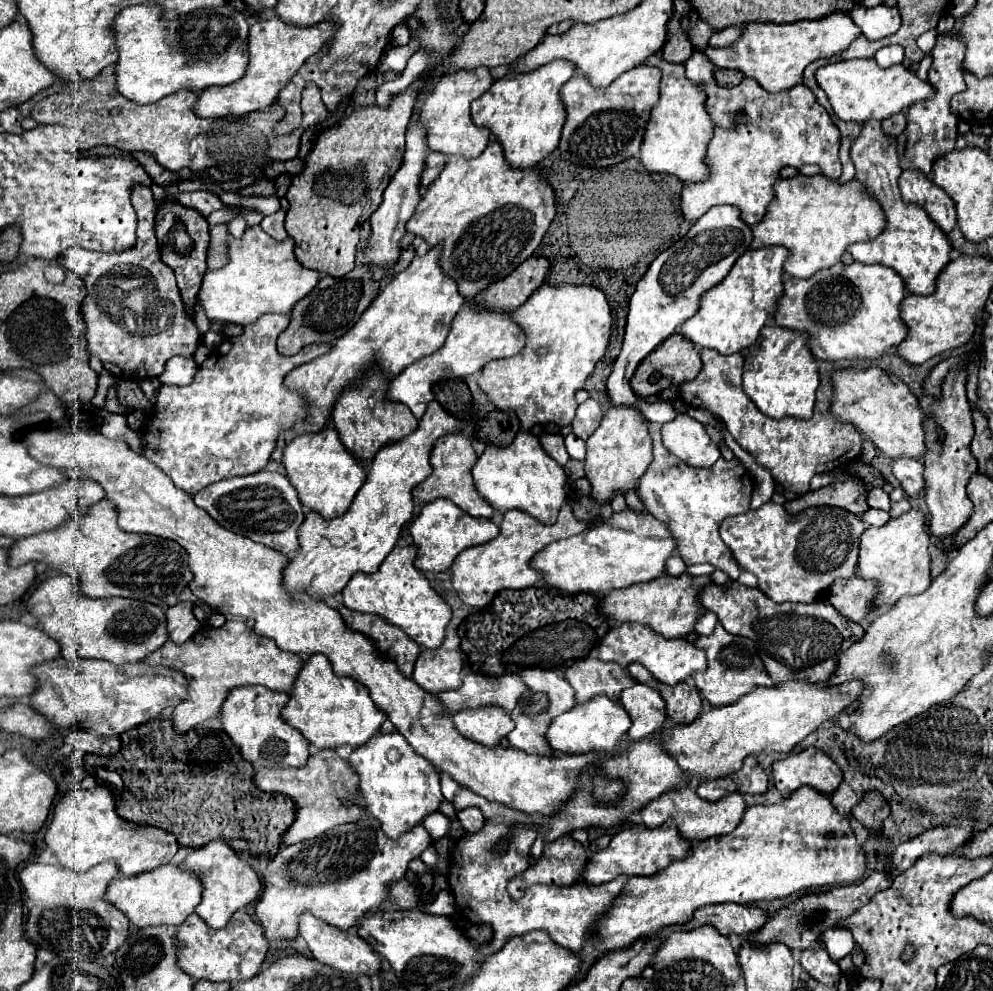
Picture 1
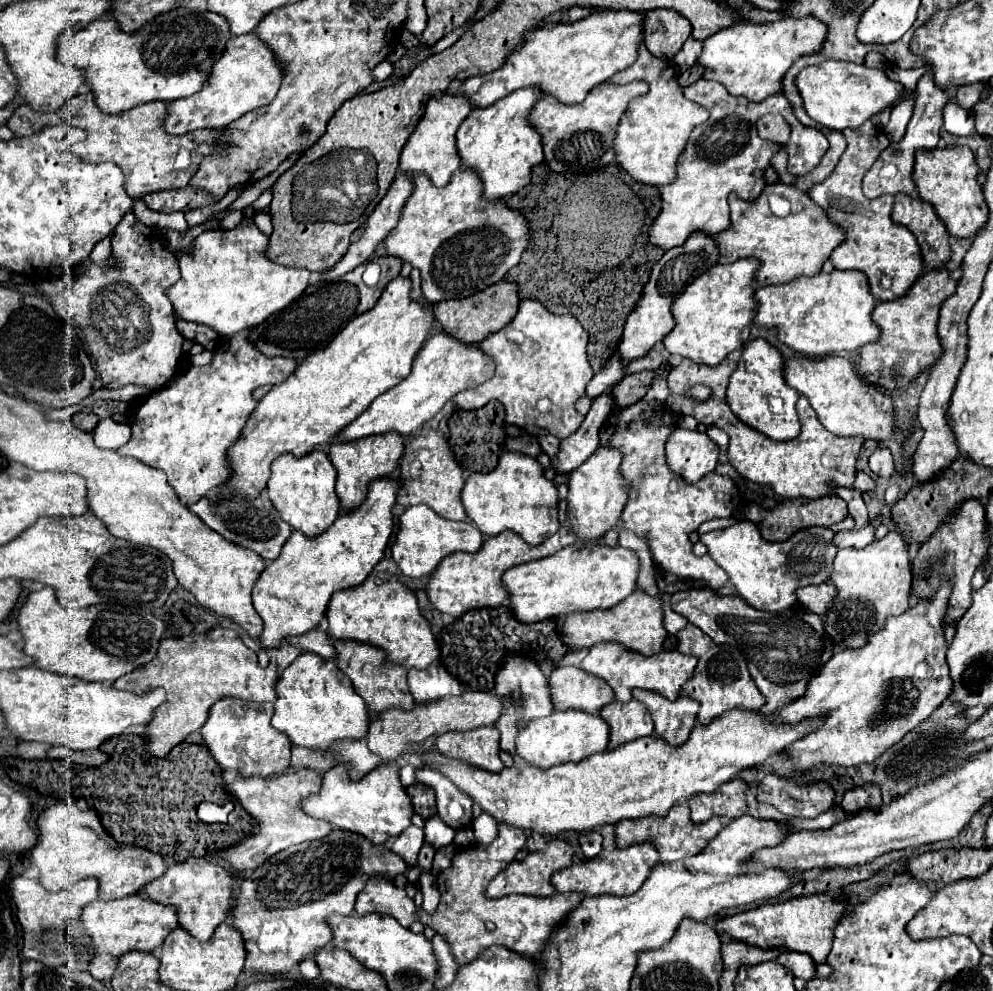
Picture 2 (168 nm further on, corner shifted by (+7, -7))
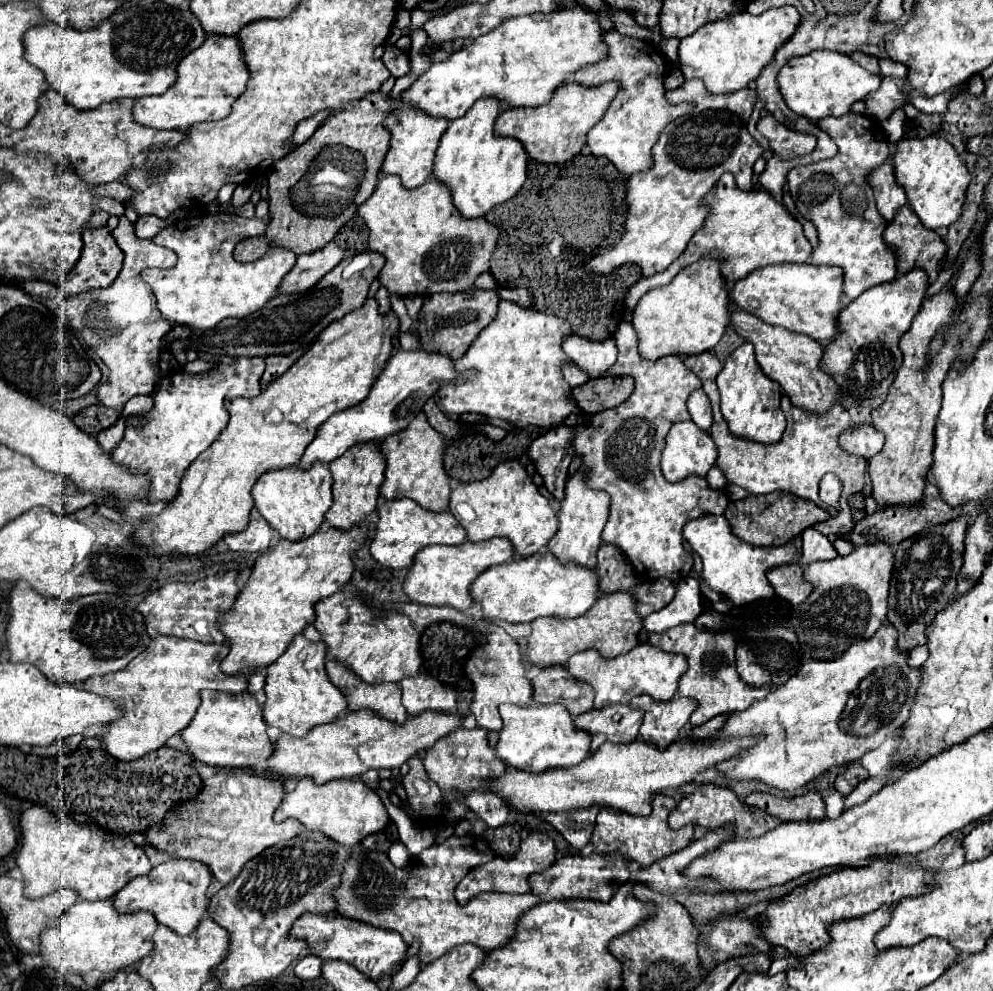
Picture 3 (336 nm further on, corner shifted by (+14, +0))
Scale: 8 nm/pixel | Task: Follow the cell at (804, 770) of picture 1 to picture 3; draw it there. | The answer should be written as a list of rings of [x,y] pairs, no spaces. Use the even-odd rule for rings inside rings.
[[[808,791],[806,795],[798,795],[792,799],[776,799],[768,793],[752,793],[746,799],[746,805],[766,811],[774,815],[778,821],[820,821],[826,817],[824,801],[818,791]]]

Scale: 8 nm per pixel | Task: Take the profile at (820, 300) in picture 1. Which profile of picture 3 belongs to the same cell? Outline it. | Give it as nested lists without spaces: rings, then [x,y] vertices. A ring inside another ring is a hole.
[[[780,263],[760,267],[744,279],[736,281],[732,301],[760,317],[770,325],[784,327],[794,333],[808,335],[816,341],[830,341],[836,337],[836,313],[840,311],[842,271],[838,267],[814,267],[806,263]]]

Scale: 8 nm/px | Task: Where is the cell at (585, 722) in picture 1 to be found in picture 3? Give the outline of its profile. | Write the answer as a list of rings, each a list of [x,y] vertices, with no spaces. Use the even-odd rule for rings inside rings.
[[[500,705],[500,715],[504,727],[500,731],[500,739],[496,745],[496,755],[504,759],[508,765],[520,771],[544,773],[556,767],[574,767],[588,757],[590,737],[586,733],[578,733],[574,729],[572,717],[562,709],[562,705]]]

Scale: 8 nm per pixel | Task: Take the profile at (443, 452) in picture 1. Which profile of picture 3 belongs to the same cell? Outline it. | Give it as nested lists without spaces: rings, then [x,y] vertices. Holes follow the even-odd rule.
[[[418,413],[410,425],[386,439],[380,441],[380,451],[386,457],[384,483],[380,485],[380,493],[386,499],[408,497],[422,505],[428,511],[446,511],[450,497],[450,477],[442,467],[444,461],[444,439],[442,435],[430,427],[424,413]]]

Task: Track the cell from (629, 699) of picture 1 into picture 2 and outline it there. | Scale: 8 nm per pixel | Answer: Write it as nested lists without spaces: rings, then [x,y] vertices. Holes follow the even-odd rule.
[[[635,698],[629,702],[619,702],[613,700],[609,702],[601,712],[599,712],[605,722],[611,728],[611,740],[609,740],[609,750],[653,734],[653,718],[649,716],[649,710],[645,704],[637,702]]]

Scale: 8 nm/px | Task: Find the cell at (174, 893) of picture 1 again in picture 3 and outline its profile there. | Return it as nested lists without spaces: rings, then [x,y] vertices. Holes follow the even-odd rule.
[[[112,899],[94,901],[94,903],[92,901],[78,901],[76,905],[72,905],[68,909],[68,913],[60,919],[60,923],[56,927],[42,929],[40,957],[44,959],[44,965],[54,967],[62,975],[70,975],[70,973],[84,975],[94,969],[98,969],[102,973],[116,973],[118,969],[124,969],[124,967],[138,963],[142,957],[146,957],[152,951],[152,935],[154,935],[156,927],[158,927],[158,923],[148,913],[130,913],[130,915],[118,913],[112,905]]]

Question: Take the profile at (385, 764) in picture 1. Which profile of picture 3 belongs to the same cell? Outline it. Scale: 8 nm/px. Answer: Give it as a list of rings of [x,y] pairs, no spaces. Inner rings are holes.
[[[298,781],[296,789],[292,793],[286,793],[282,797],[282,803],[274,811],[274,821],[282,823],[284,819],[298,819],[306,829],[320,831],[332,841],[352,847],[362,843],[364,837],[370,833],[382,831],[390,817],[386,813],[386,807],[382,805],[376,791],[368,789],[360,781],[328,781],[326,785],[314,785],[314,781]]]

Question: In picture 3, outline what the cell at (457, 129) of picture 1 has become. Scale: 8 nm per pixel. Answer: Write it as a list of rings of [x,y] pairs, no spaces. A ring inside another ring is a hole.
[[[396,101],[392,107],[394,109],[382,123],[390,131],[390,149],[382,161],[380,171],[384,175],[398,175],[406,189],[414,189],[414,187],[420,187],[422,183],[426,183],[426,179],[430,179],[438,141],[440,141],[442,133],[446,131],[448,121],[426,117],[426,113],[406,105],[402,101]]]

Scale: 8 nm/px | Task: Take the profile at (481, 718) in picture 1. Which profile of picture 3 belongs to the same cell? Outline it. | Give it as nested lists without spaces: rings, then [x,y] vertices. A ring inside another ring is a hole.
[[[458,727],[456,731],[450,731],[446,737],[438,739],[434,747],[426,749],[424,757],[424,769],[428,777],[440,787],[442,797],[446,801],[456,801],[454,791],[458,793],[470,793],[470,791],[488,791],[488,781],[502,777],[506,771],[504,761],[496,757],[496,753],[488,747],[486,731],[476,727],[476,729],[464,729]]]

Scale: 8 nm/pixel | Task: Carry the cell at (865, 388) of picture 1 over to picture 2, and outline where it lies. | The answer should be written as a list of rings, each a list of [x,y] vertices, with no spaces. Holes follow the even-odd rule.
[[[839,356],[825,360],[789,358],[785,362],[785,382],[809,398],[819,422],[835,436],[863,436],[865,440],[883,442],[895,434],[895,408],[893,400],[881,388],[867,384],[853,362]]]

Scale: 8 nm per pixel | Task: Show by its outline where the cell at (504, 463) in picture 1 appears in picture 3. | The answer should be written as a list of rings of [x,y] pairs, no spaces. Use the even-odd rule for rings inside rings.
[[[502,461],[486,481],[458,485],[450,495],[450,513],[458,517],[458,523],[466,529],[468,541],[476,543],[504,537],[512,543],[516,557],[530,557],[544,551],[558,531],[558,517],[550,507],[550,501],[538,493],[538,487],[520,461]]]

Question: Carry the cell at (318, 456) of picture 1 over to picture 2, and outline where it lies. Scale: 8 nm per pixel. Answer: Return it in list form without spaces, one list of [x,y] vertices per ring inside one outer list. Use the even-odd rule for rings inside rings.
[[[313,450],[301,458],[293,454],[283,454],[271,464],[271,478],[267,482],[267,494],[269,494],[269,500],[273,500],[275,508],[281,512],[283,520],[287,520],[295,530],[301,530],[305,536],[313,538],[325,532],[341,514],[341,500],[335,492],[335,482],[337,482],[337,470],[333,468],[325,450]]]

